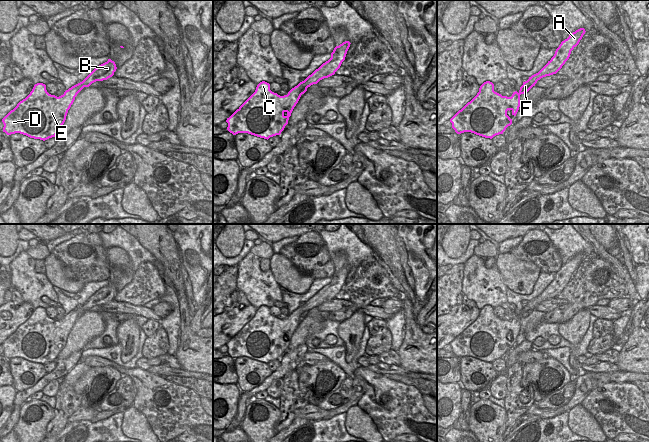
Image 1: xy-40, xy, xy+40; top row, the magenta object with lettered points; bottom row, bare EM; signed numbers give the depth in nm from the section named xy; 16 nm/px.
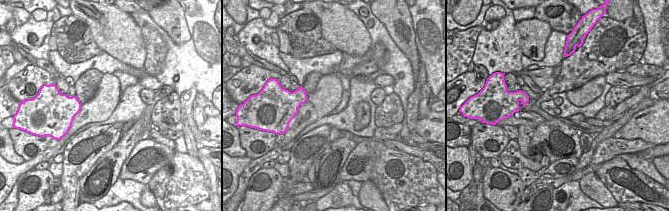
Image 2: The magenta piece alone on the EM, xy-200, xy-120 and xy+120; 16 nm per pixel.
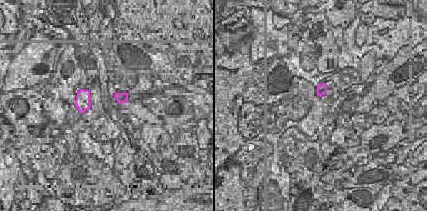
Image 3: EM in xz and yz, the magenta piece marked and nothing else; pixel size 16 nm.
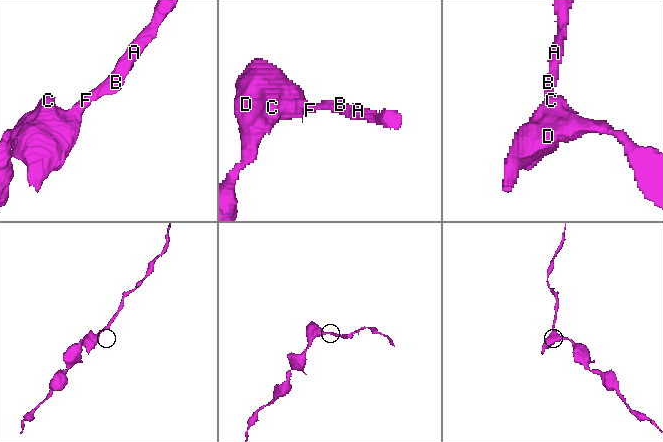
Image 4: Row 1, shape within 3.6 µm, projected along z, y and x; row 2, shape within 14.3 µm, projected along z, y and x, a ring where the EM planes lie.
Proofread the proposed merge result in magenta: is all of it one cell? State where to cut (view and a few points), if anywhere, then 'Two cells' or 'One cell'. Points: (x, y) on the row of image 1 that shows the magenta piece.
No split. One cell

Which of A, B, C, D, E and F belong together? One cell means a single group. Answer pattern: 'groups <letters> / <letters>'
groups A B C D E F

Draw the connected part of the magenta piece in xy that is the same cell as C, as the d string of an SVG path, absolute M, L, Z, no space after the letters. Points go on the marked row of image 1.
M345 41L336 46L331 58L292 88L287 95L280 96L270 90L269 83L260 82L255 92L227 118L227 130L233 135L248 133L267 140L280 135L301 95L311 85L335 74L345 60L350 44Z

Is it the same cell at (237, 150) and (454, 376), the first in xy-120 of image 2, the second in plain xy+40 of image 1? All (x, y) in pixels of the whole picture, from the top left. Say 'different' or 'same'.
same

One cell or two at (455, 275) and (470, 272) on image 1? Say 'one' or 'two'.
two

